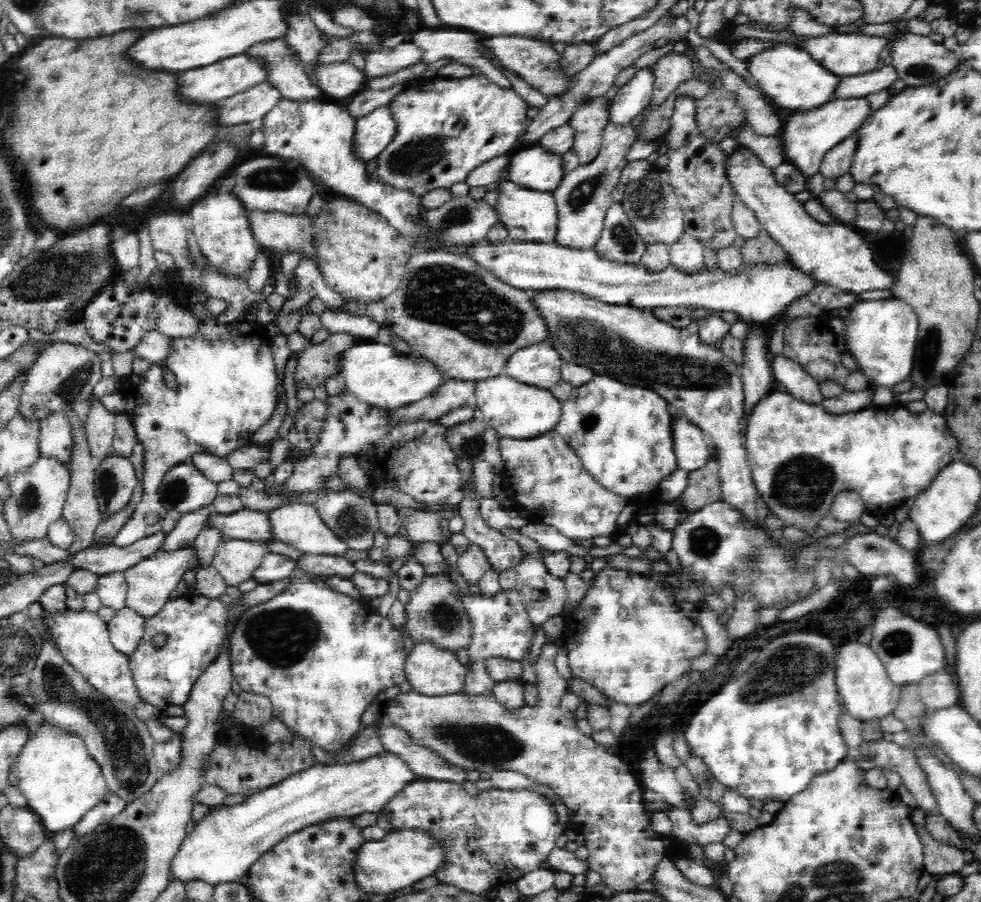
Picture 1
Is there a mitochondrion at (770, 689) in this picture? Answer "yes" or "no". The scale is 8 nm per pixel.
yes

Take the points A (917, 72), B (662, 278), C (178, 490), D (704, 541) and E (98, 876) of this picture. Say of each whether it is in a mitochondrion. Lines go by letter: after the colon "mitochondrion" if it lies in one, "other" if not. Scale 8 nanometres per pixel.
A: mitochondrion
B: other
C: mitochondrion
D: mitochondrion
E: mitochondrion

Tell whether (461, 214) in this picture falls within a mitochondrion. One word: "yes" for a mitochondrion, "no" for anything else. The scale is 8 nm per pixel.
yes

